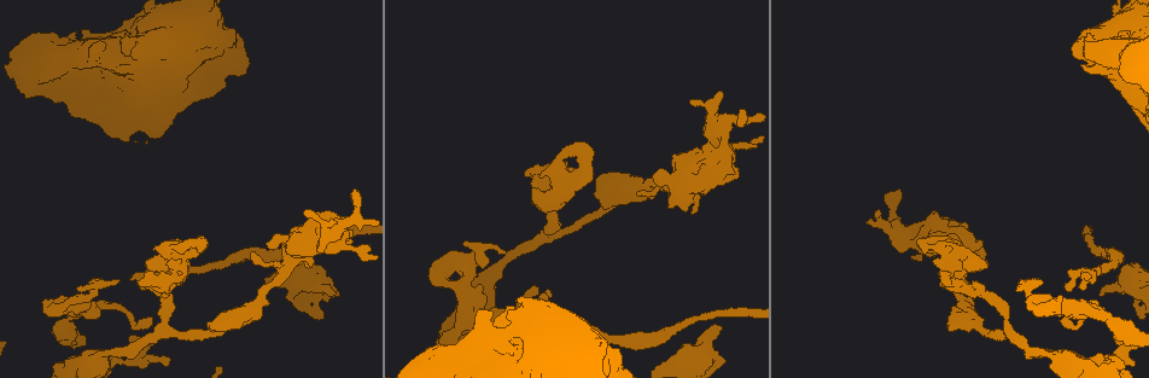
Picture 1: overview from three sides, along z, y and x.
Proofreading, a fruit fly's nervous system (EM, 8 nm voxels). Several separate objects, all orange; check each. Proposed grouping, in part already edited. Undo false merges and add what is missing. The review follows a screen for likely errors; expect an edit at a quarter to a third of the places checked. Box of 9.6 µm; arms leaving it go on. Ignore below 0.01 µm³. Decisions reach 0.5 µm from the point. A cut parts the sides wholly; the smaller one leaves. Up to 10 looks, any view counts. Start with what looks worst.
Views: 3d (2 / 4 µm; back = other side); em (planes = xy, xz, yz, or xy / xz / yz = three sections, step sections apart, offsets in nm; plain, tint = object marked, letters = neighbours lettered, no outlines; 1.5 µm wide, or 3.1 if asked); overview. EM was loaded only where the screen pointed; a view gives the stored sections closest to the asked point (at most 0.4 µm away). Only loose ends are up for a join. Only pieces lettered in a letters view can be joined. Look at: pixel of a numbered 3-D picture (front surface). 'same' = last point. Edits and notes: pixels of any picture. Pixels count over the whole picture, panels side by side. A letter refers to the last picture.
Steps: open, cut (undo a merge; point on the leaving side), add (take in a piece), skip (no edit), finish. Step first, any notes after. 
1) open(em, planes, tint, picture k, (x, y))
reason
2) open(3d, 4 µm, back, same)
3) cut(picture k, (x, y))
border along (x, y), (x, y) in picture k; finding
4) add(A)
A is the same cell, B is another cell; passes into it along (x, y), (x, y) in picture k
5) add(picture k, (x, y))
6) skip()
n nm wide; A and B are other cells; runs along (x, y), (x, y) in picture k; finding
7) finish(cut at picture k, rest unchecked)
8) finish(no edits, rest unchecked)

open(3d, 2 µm, picture 1, (329, 296))
an open end

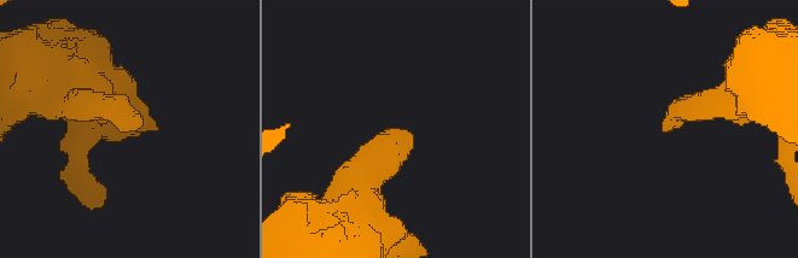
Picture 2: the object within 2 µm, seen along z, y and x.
open(em, xz, step 8, letters, picture 2, (123, 131))

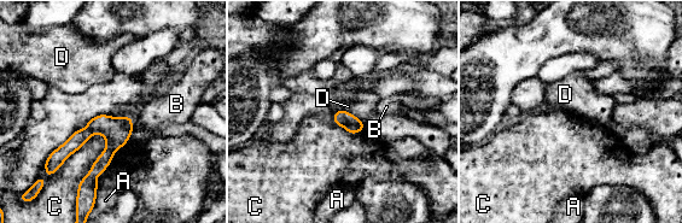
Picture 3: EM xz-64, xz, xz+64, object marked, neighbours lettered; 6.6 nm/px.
skip()
C touches over 440 nm; A, B, C and D are other cells; runs along (127, 119), (92, 175), (92, 183) in picture 3; no lettered piece goes on from it

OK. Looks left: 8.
open(em, yz, step 8, tint, picture 1, (593, 354))

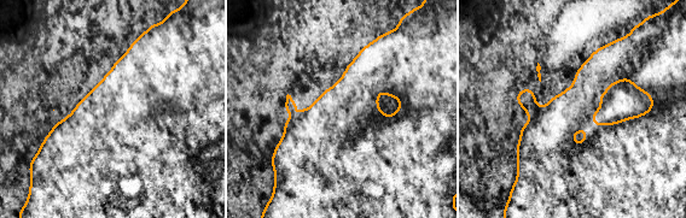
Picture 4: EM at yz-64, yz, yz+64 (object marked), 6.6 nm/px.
open(em, yz, step 8, letters, same)

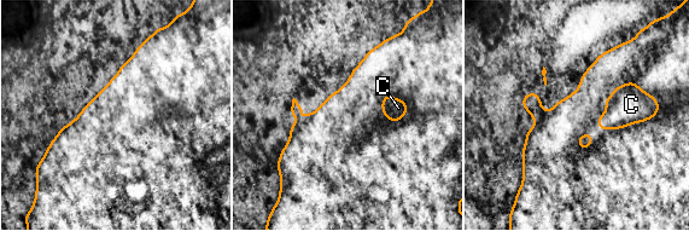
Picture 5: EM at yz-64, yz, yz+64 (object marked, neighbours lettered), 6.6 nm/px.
skip()
C is another cell; border along (622, 88), (634, 84), (657, 111) in picture 5; all the same neuron

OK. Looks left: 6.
open(em, xy, step 8, tint, picture 1, (946, 216))
an open end

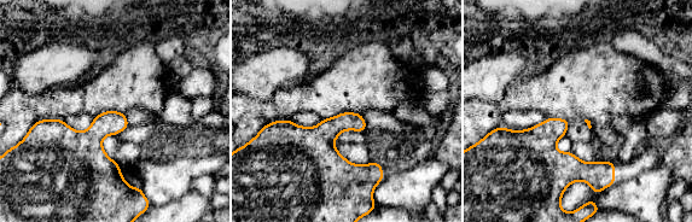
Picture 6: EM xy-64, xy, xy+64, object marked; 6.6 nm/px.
open(em, planes, letters, same)

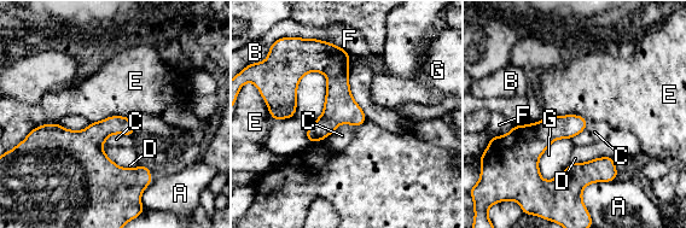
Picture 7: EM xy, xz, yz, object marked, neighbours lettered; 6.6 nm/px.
skip()
150 nm wide; G touches over 340 nm; A, B, C, D, E, F and G are other cells; no lettered piece goes on from it

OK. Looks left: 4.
open(3d, 2 µm, picture 1, (539, 165))

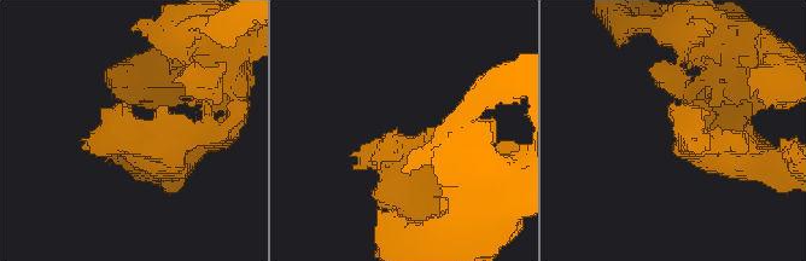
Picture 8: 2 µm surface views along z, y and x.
open(em, xz, step 8, tint, picture 8, (123, 104))
need the tissue

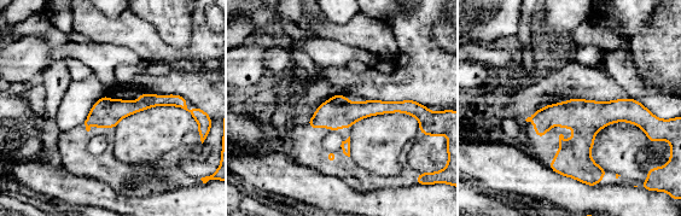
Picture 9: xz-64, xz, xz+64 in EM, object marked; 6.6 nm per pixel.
open(em, planes, letters, same)

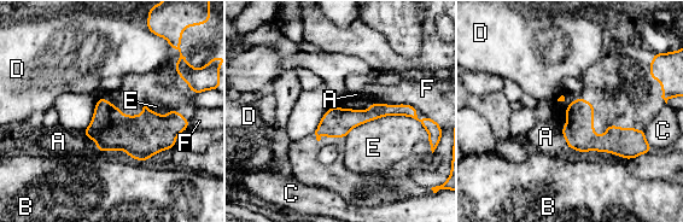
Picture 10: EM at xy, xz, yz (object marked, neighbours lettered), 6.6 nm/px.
skip()
A, B, C, D, E and F are other cells; border along (421, 124), (384, 115), (345, 136) in picture 10; no lettered piece goes on from it

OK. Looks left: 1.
finish(no edits, rest unchecked)

